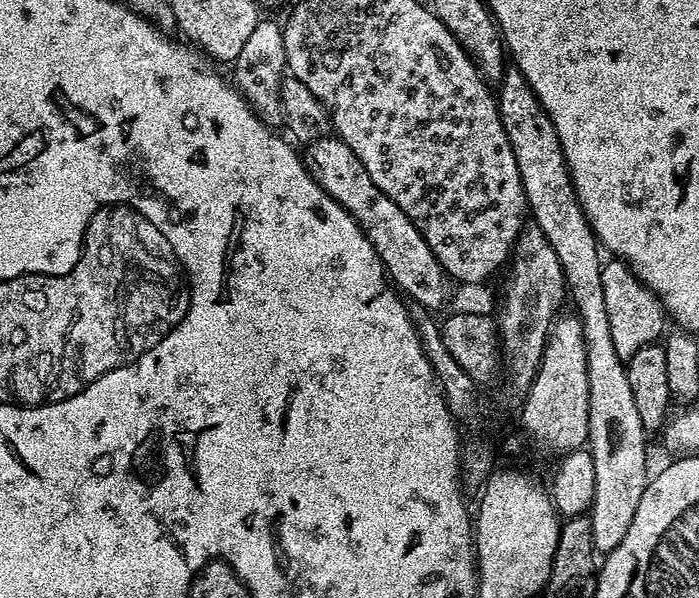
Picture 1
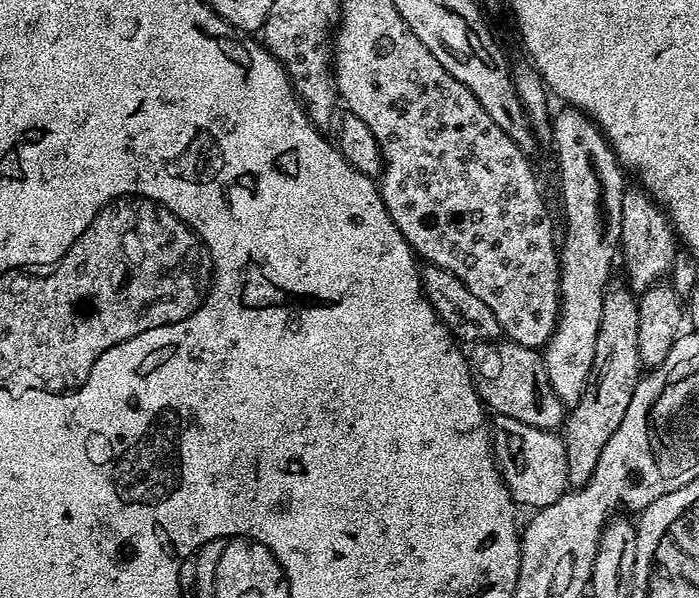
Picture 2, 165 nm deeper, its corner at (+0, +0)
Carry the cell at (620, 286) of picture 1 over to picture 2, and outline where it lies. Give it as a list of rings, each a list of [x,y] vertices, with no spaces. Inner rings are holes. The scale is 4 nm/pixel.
[[[629,187],[622,198],[622,226],[618,260],[624,263],[623,279],[633,293],[646,291],[654,283],[663,281],[672,270],[672,260],[678,251],[678,240],[665,213],[655,200],[639,187]]]

